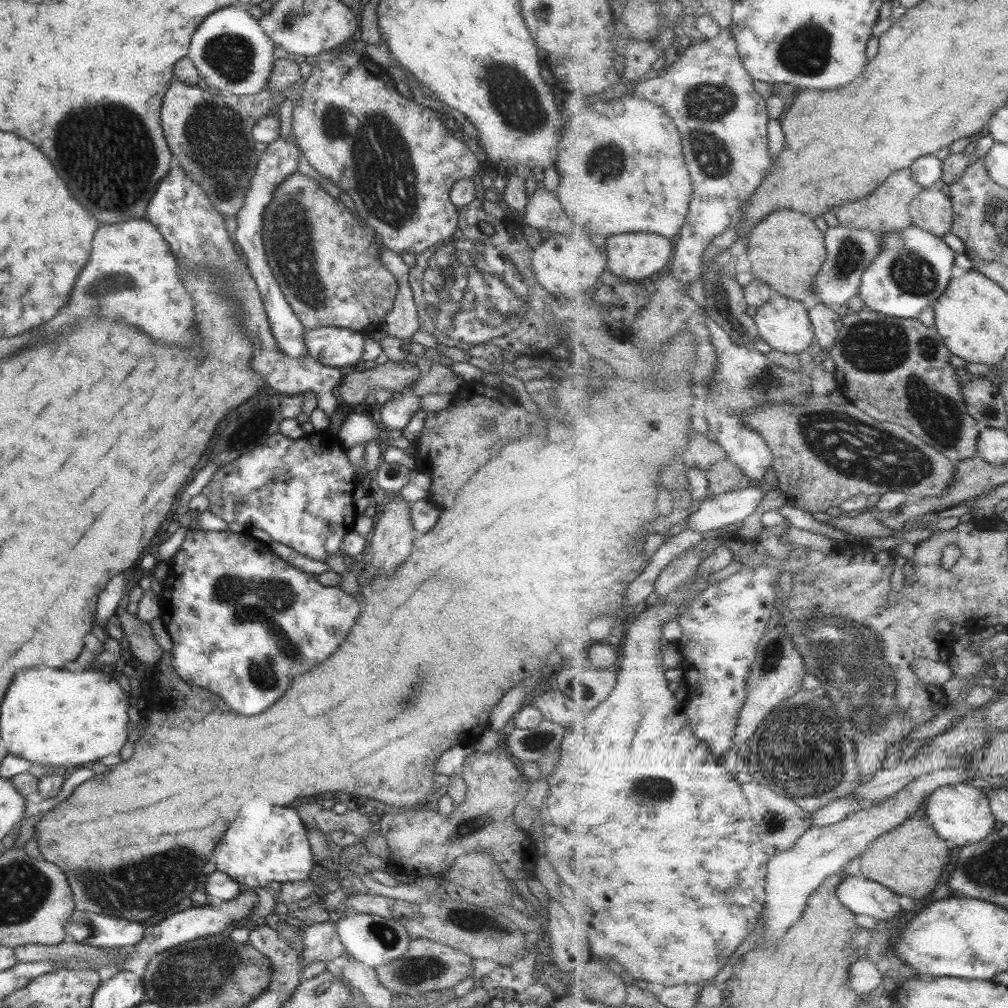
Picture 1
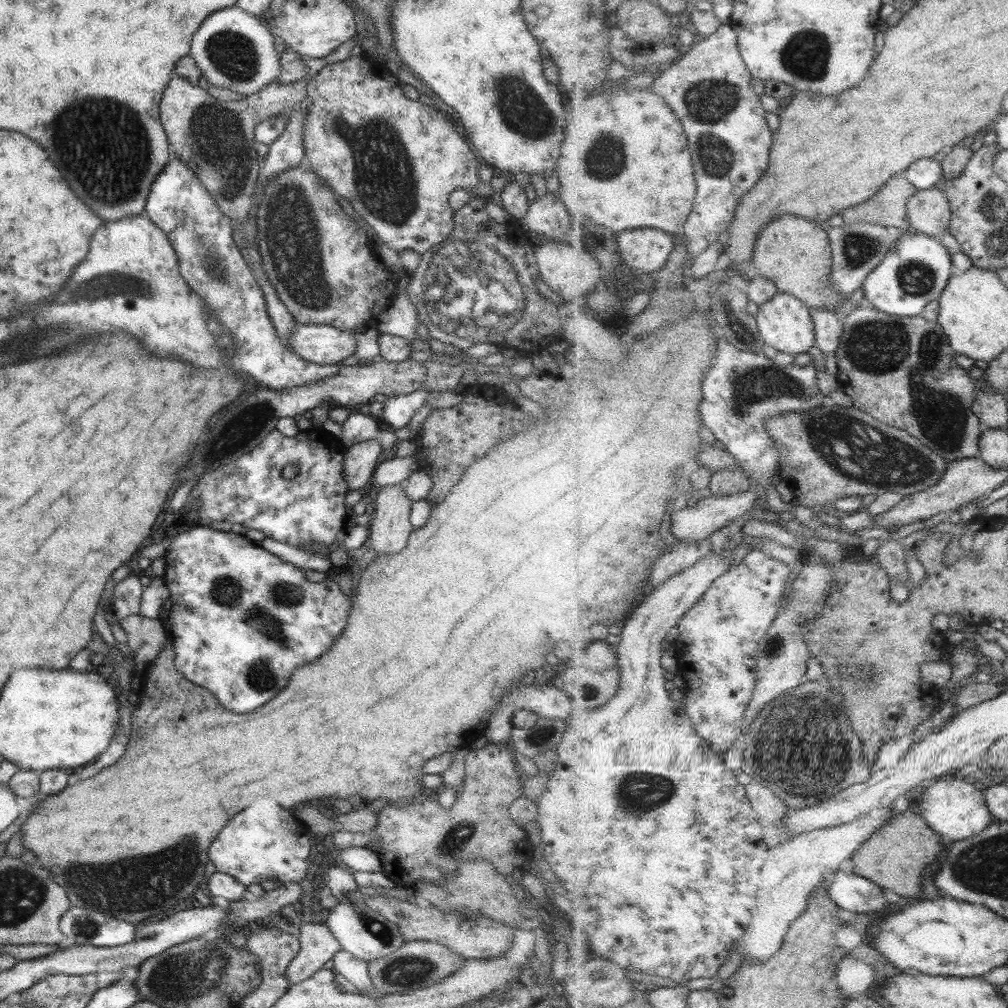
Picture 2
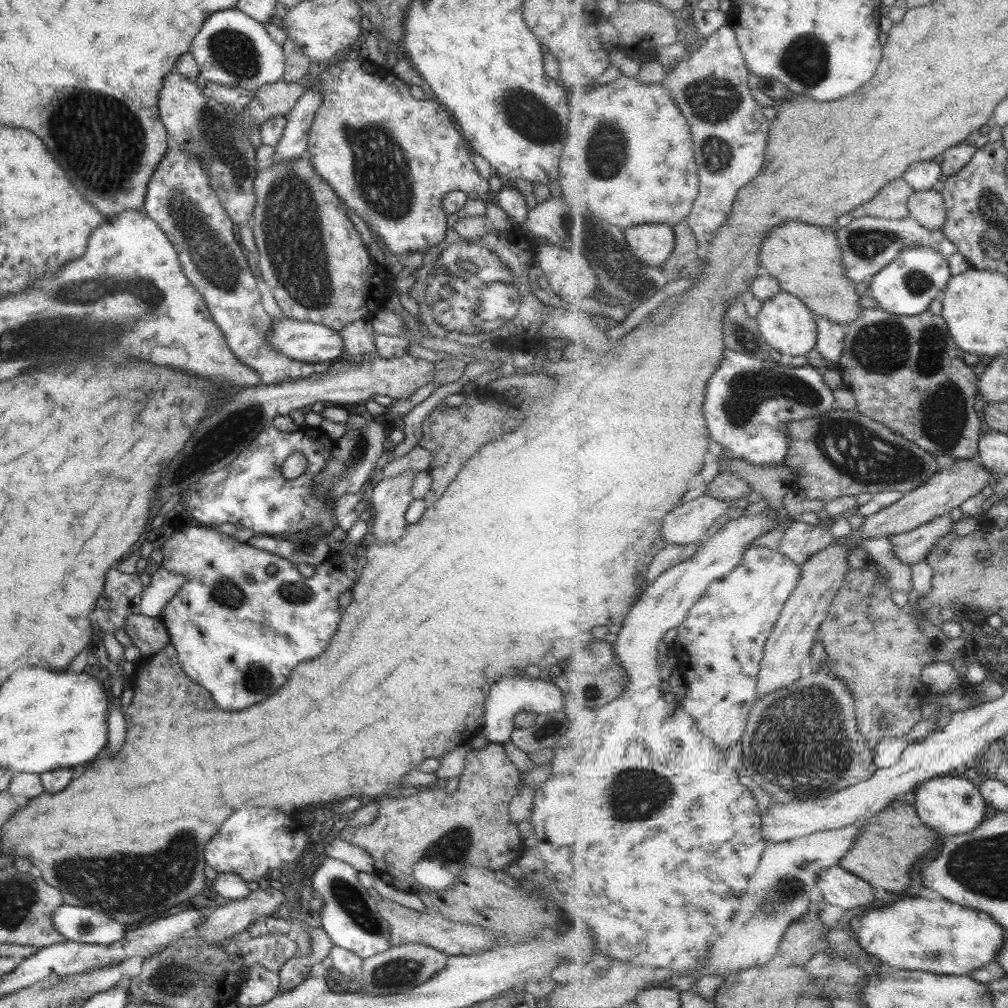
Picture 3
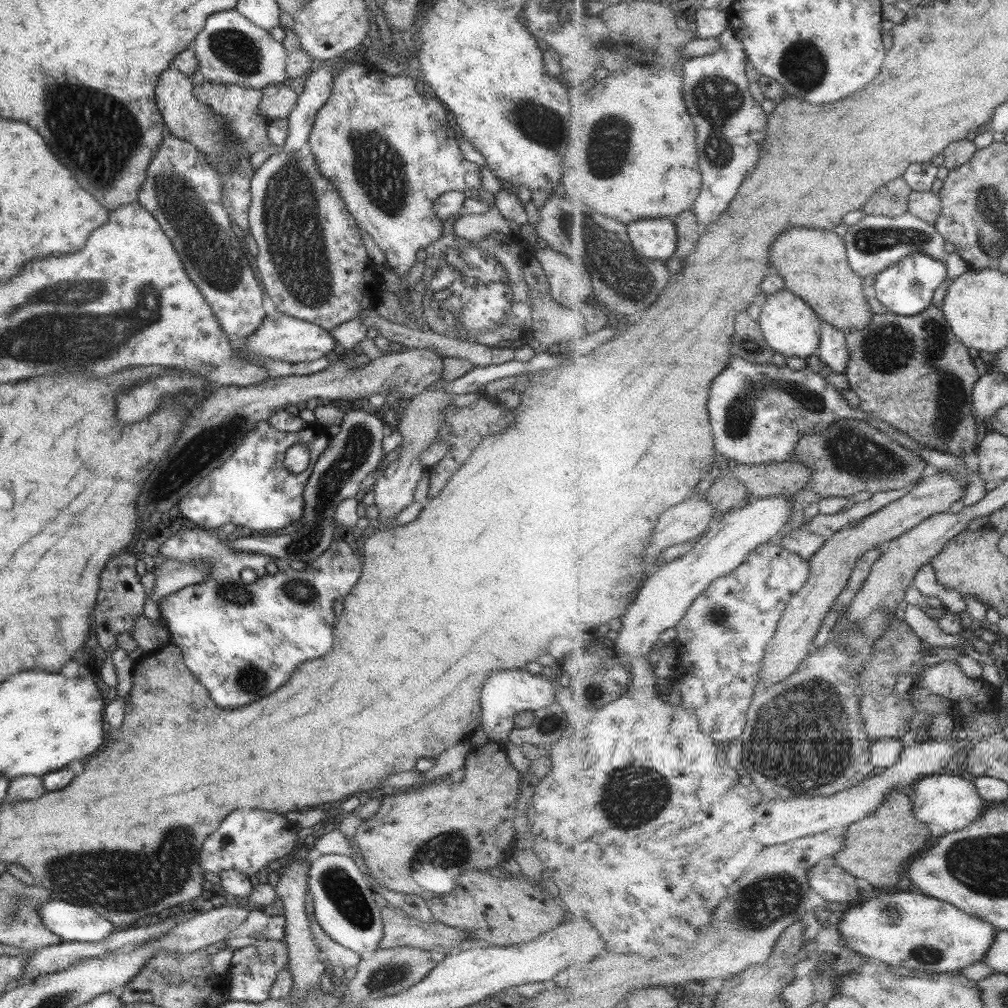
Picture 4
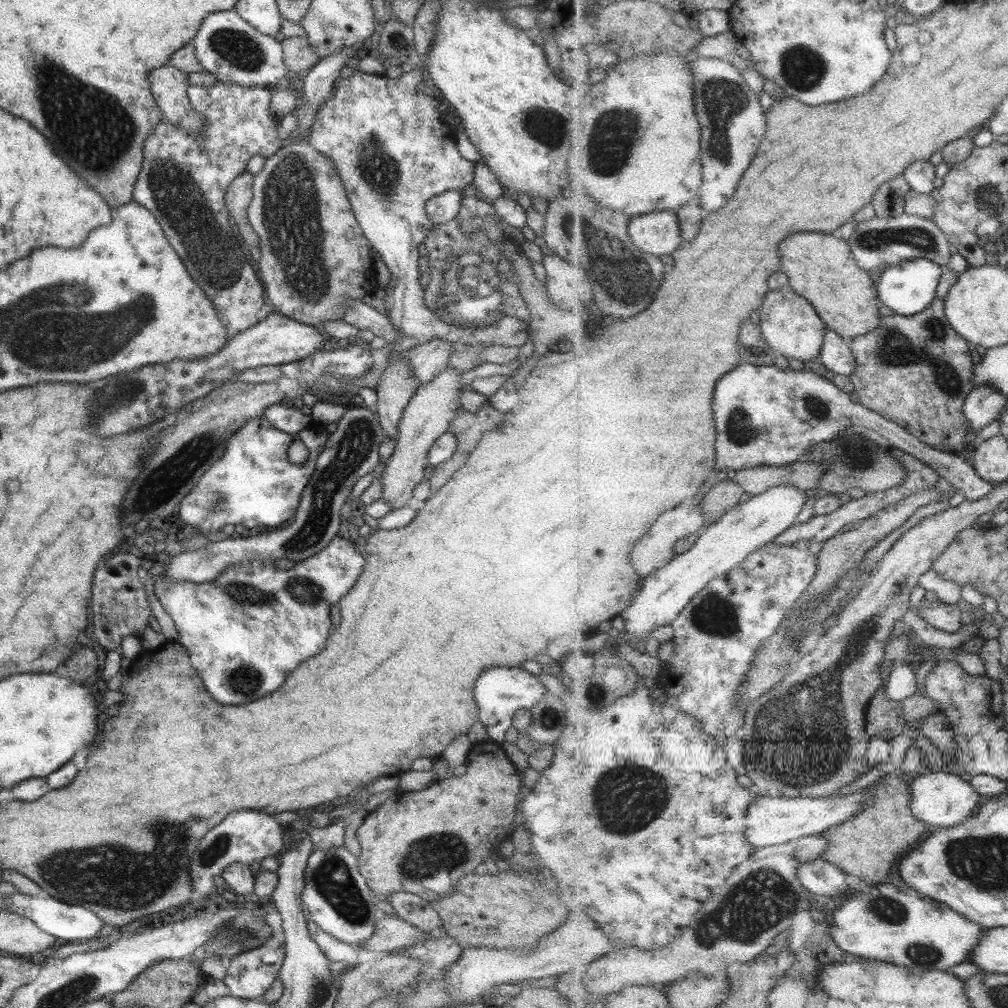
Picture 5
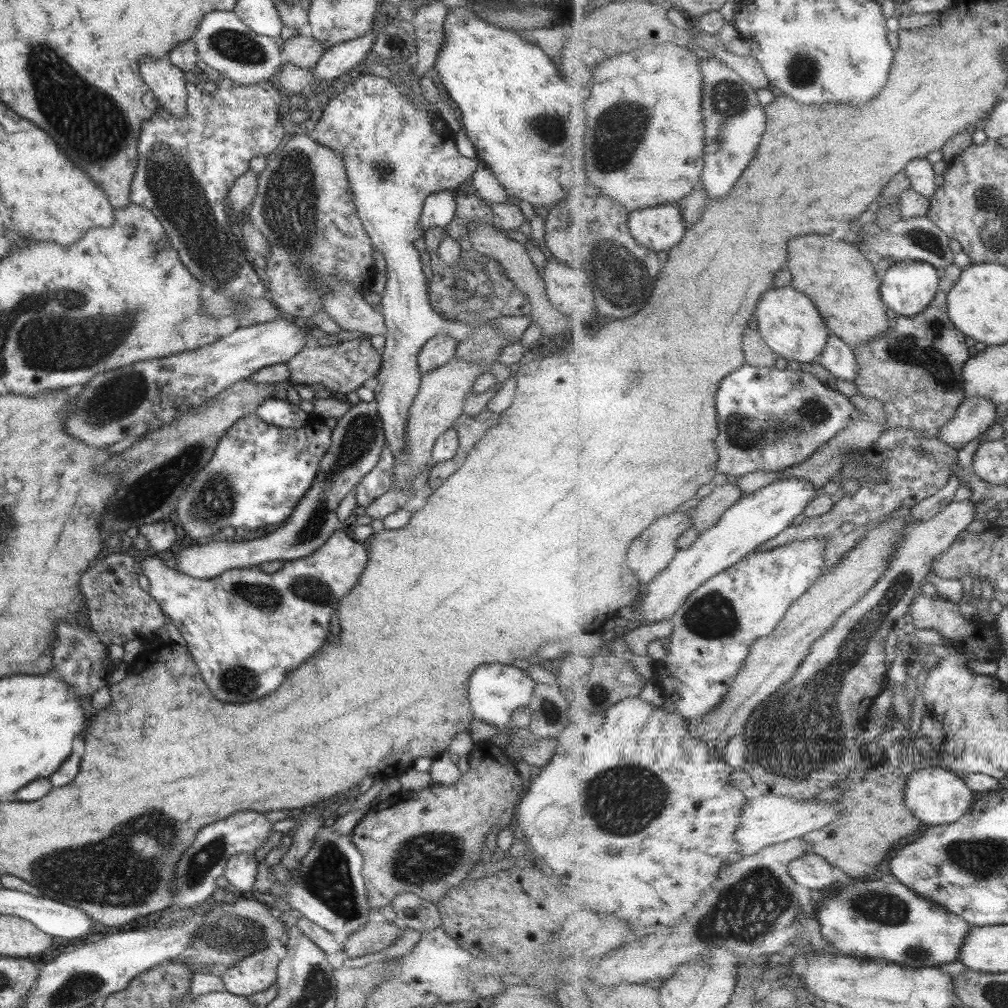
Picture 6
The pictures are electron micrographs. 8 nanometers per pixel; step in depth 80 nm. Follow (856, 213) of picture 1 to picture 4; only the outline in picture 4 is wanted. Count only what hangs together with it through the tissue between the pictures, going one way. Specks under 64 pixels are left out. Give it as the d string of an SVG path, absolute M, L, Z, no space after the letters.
M901 177L880 188L863 208L865 215L897 217L909 213L908 203L914 190Z

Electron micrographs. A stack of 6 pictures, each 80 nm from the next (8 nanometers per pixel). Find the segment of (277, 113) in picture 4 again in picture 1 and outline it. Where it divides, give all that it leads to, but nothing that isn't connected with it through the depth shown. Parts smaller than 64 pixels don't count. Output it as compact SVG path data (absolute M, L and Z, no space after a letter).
M177 79L170 81L159 106L164 139L174 164L199 184L217 212L236 216L242 207L243 195L262 153L253 147L252 125L258 118L272 114L272 107L279 106L287 97L288 88L278 93L263 88L254 95L212 95Z

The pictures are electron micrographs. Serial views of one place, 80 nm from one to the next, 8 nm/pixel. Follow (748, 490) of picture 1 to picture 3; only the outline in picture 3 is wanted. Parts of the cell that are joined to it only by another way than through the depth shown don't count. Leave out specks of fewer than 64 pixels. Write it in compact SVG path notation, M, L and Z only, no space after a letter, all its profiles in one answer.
M711 494L701 495L692 501L680 503L669 514L667 514L662 526L663 538L669 544L691 544L700 543L722 523L721 517L725 516L725 512L732 506L744 510L747 505L751 504L747 501L747 497L741 500L728 502L727 500L716 499Z

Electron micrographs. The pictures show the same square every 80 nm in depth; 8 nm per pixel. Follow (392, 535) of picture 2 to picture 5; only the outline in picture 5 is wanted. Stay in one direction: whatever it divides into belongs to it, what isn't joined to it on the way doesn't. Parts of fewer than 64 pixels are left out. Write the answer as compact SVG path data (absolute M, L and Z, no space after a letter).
M446 367L441 372L433 375L426 383L421 383L413 396L408 400L407 406L403 409L401 420L397 425L398 432L394 438L394 451L389 457L389 461L384 466L381 473L382 480L382 498L386 500L392 509L402 507L406 504L406 500L412 495L414 486L429 473L429 465L427 462L428 450L431 445L448 430L449 422L455 416L455 410L460 407L459 397L461 396L462 386L460 382L462 373L451 367Z

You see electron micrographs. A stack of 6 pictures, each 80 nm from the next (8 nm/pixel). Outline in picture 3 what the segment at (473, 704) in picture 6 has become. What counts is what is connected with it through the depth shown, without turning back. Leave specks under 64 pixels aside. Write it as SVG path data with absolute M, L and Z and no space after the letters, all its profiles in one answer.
M522 673L517 676L499 678L487 692L487 698L484 701L483 725L479 732L486 742L502 745L510 740L511 721L519 711L529 711L537 715L565 710L568 702L564 700L562 692L563 689L560 687L541 680L524 678Z

